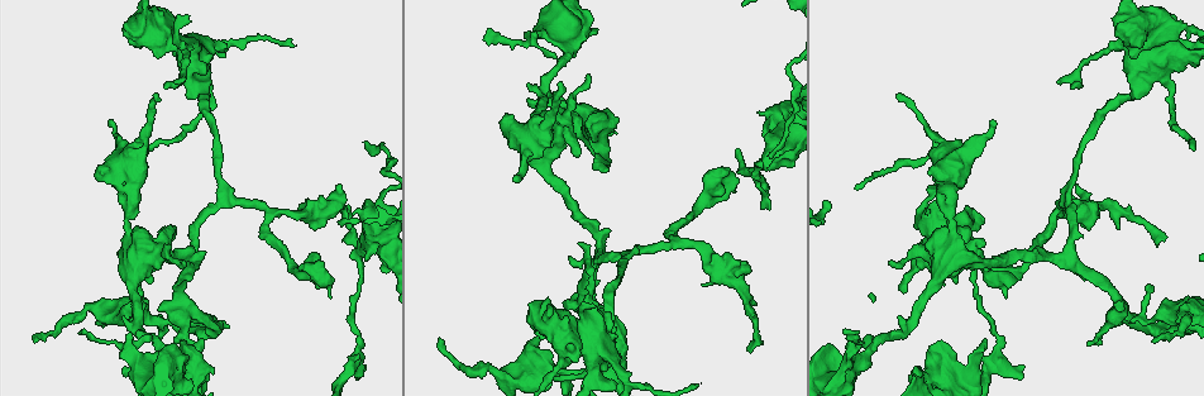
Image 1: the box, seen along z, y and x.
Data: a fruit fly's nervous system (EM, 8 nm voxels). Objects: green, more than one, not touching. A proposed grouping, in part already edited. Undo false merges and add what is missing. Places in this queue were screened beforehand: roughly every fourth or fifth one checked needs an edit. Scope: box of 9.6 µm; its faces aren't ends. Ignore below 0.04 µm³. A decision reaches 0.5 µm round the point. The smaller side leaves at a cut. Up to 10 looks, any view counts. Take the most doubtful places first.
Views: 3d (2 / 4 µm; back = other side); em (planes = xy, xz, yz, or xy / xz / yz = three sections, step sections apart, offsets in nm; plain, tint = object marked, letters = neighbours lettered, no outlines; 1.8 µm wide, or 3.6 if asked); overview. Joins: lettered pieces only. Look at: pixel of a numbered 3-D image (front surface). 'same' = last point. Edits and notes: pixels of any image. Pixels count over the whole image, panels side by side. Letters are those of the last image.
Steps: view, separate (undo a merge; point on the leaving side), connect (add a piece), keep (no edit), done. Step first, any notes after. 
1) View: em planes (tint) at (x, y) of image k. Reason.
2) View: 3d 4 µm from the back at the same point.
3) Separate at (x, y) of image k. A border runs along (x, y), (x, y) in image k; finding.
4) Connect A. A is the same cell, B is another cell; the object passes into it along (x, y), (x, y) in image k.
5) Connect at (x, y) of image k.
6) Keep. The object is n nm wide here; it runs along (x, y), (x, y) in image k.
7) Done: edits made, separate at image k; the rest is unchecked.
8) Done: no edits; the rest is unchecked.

View: 3d 4 µm at (359, 249) of image 1.

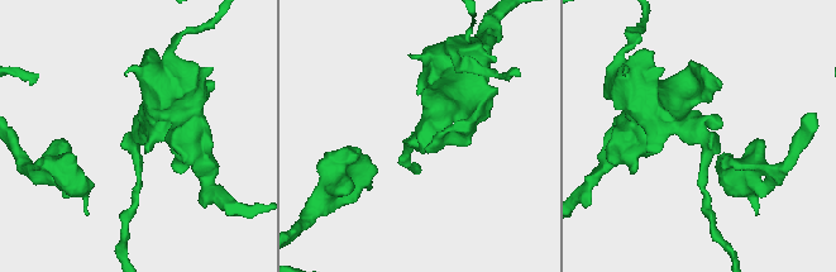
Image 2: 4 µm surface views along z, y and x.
View: em planes (letters) at (136, 128) of image 2. Now the EM.

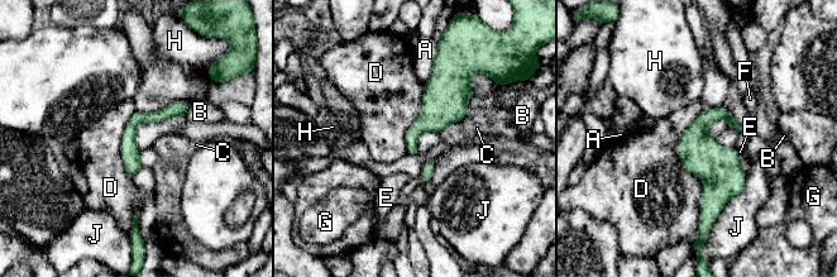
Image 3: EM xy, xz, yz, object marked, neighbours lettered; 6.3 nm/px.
Keep. A, B, C, D, E, F, G, H and J are other cells; it runs along (721, 110), (702, 125), (704, 214) in image 3; one neuron here.

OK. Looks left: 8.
View: em xy step 4 (letters) at (124, 371) of image 1. Branch stops here.

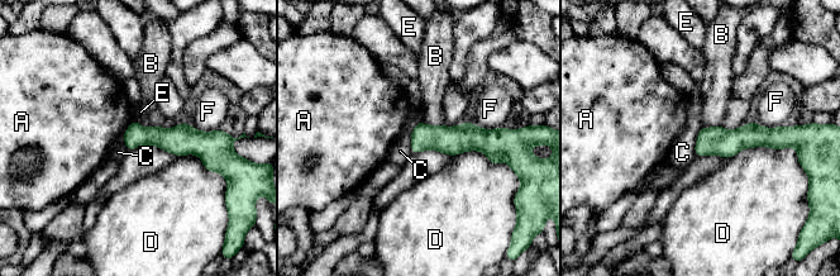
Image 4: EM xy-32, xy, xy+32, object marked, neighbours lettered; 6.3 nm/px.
View: em planes (letters) at the same point. Another direction.

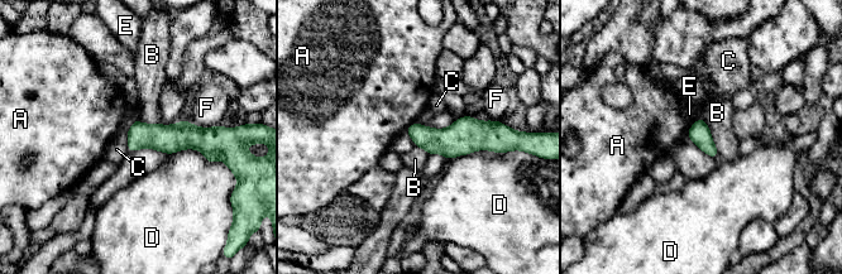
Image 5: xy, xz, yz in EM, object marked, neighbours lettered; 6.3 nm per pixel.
Keep. A, B, C, D, E and F are other cells; no lettered piece goes on from it.

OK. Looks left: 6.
View: 3d 4 µm at (553, 369) of image 1. Sudden change in width.

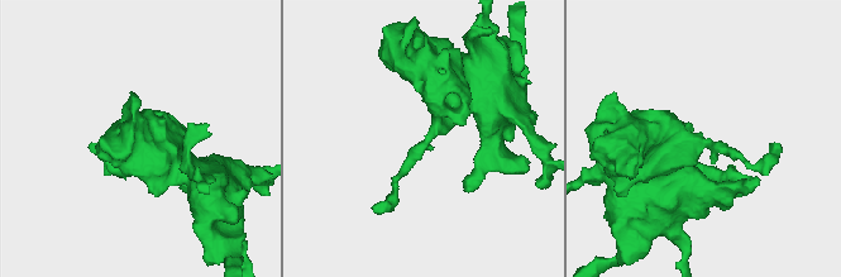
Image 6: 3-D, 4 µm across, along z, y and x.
View: em planes (letters) at (707, 145) of image 6.

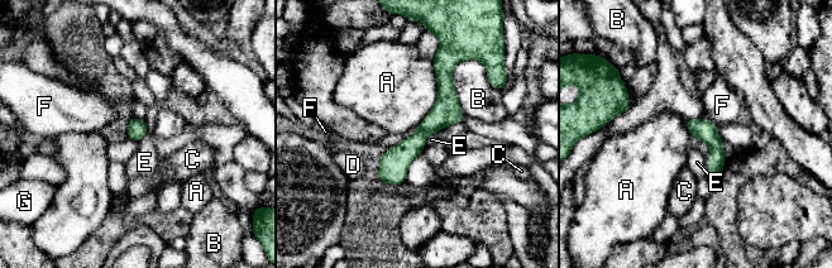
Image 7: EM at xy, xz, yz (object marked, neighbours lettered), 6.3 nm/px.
Keep. A, B, C, D, E, F and G are other cells; a border runs along (146, 120), (147, 132), (137, 140) in image 7; all the same neuron.

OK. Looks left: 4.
View: em planes (letters) at (743, 262) of image 1. Thick end.

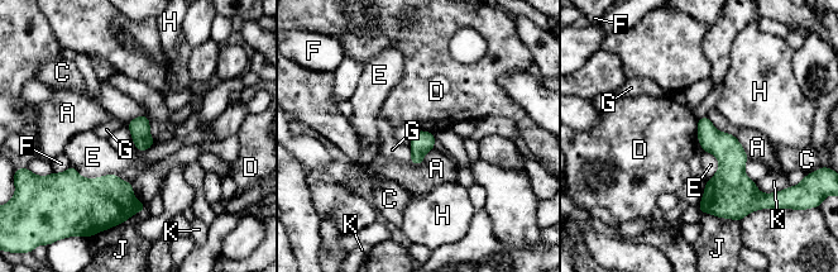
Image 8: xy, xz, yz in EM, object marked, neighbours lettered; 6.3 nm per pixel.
Keep. A, C, D, E, F, G, H, J and K are other cells; a border runs along (697, 120), (698, 137) in image 8; none of them fits.

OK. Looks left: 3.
Done: no edits; the rest is unchecked.

